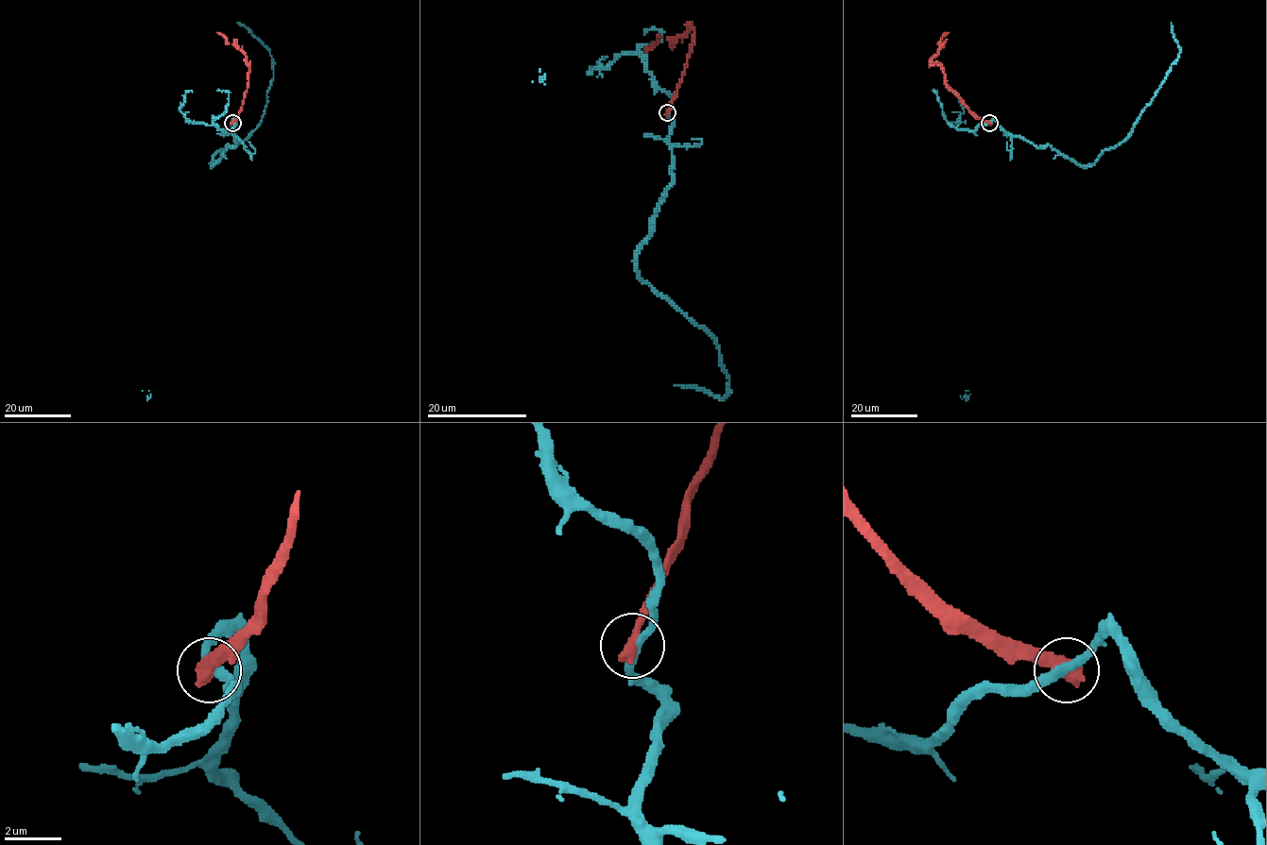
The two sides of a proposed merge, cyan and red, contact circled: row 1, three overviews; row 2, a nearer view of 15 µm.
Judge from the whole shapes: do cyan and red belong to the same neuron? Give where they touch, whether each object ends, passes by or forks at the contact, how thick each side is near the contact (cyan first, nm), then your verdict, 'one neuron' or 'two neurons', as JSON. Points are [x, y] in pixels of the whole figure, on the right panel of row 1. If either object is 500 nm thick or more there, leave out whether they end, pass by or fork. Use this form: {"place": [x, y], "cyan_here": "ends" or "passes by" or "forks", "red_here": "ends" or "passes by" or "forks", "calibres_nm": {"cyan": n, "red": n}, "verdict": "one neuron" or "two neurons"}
{"place": [989, 123], "calibres_nm": {"cyan": 280, "red": 500}, "verdict": "two neurons"}

